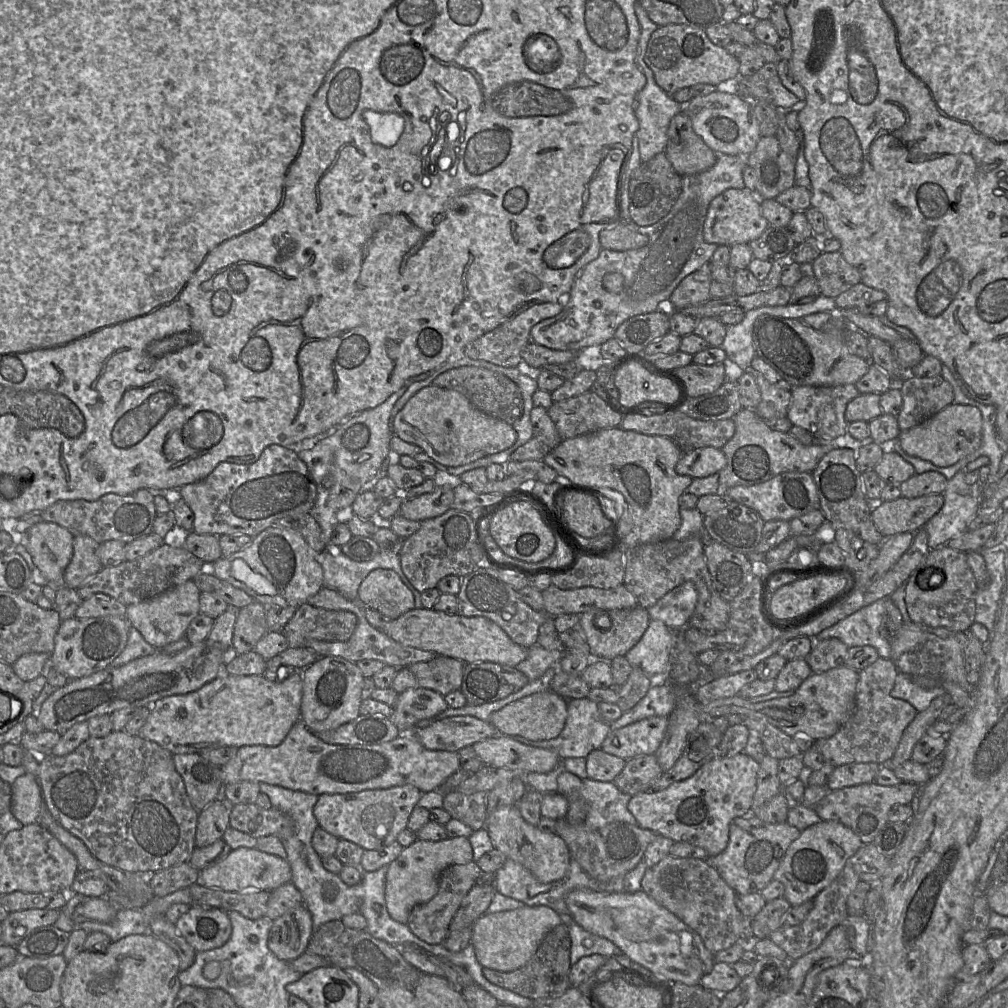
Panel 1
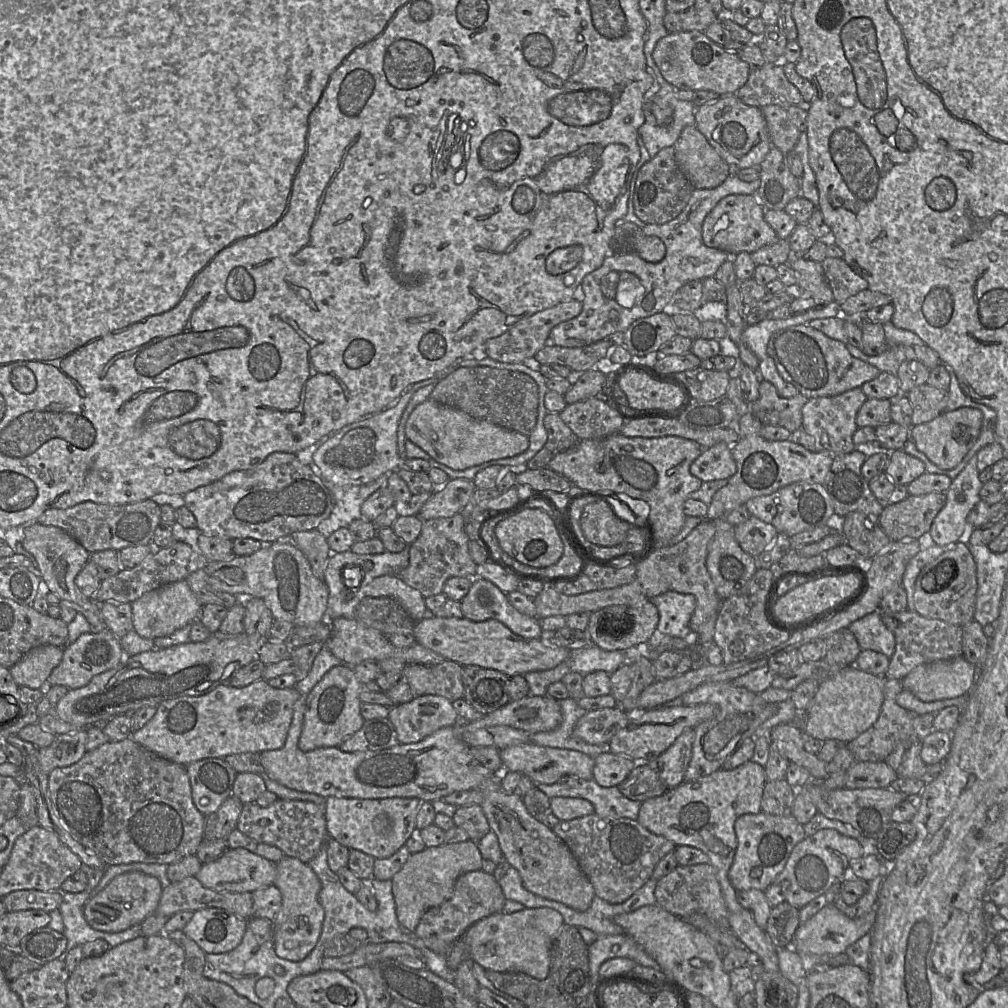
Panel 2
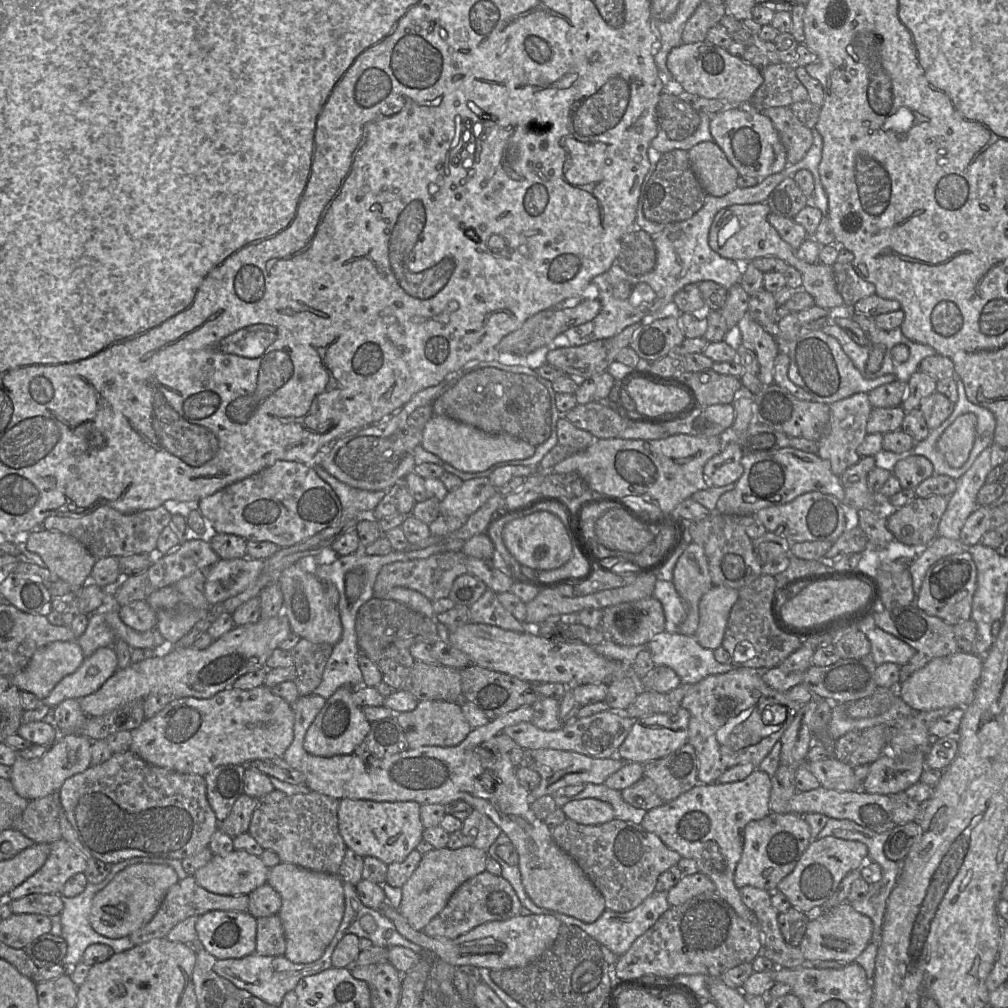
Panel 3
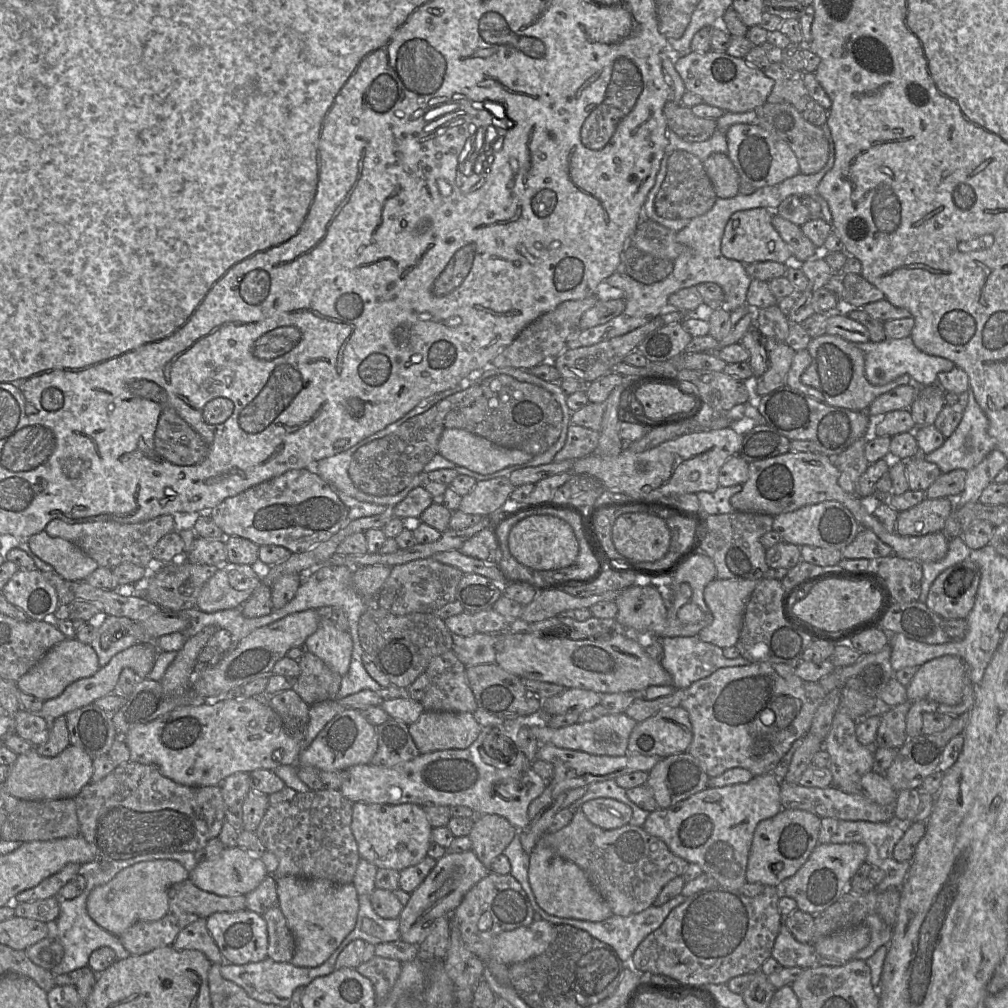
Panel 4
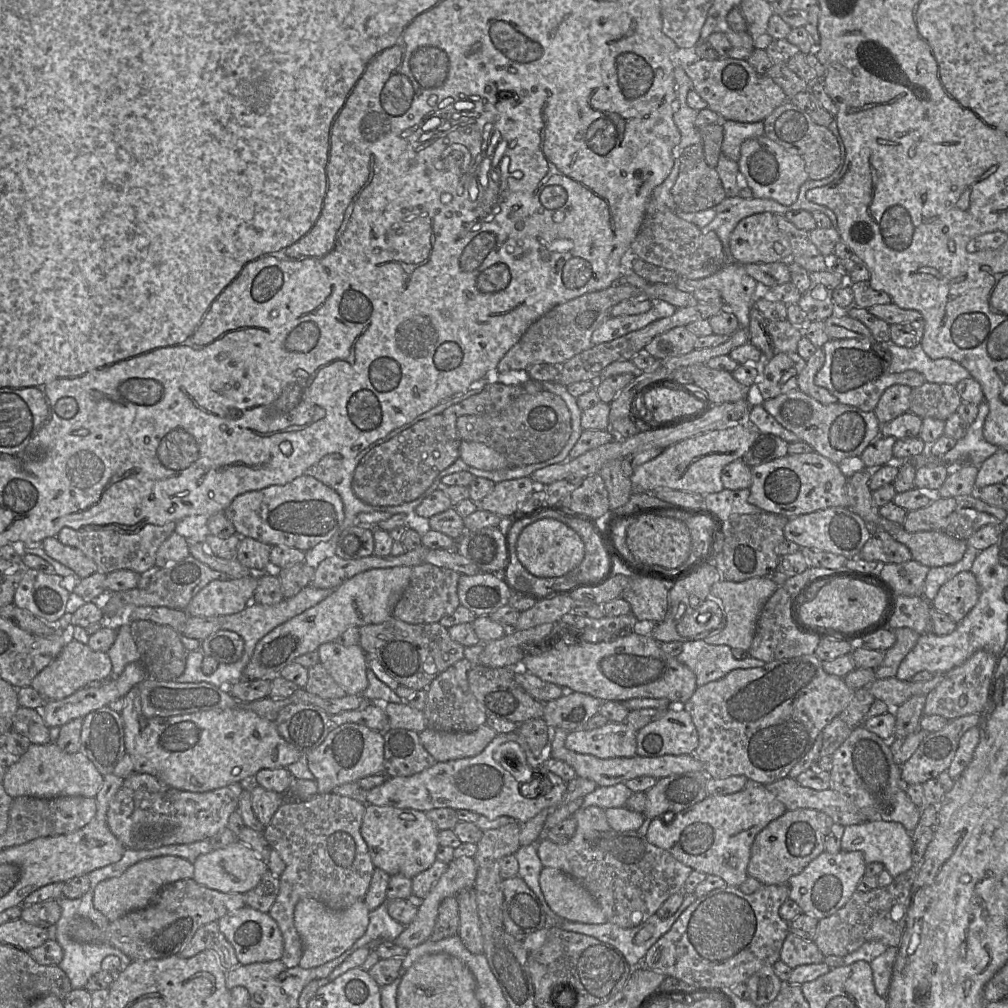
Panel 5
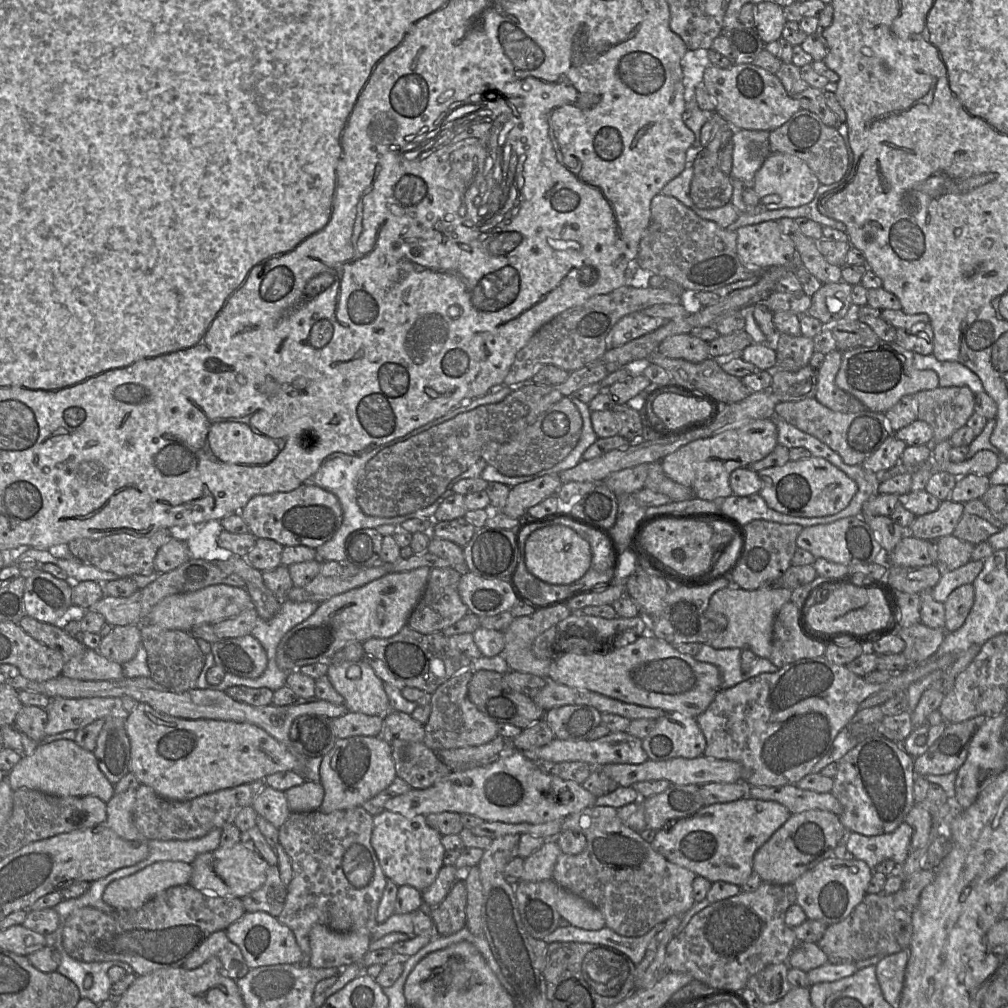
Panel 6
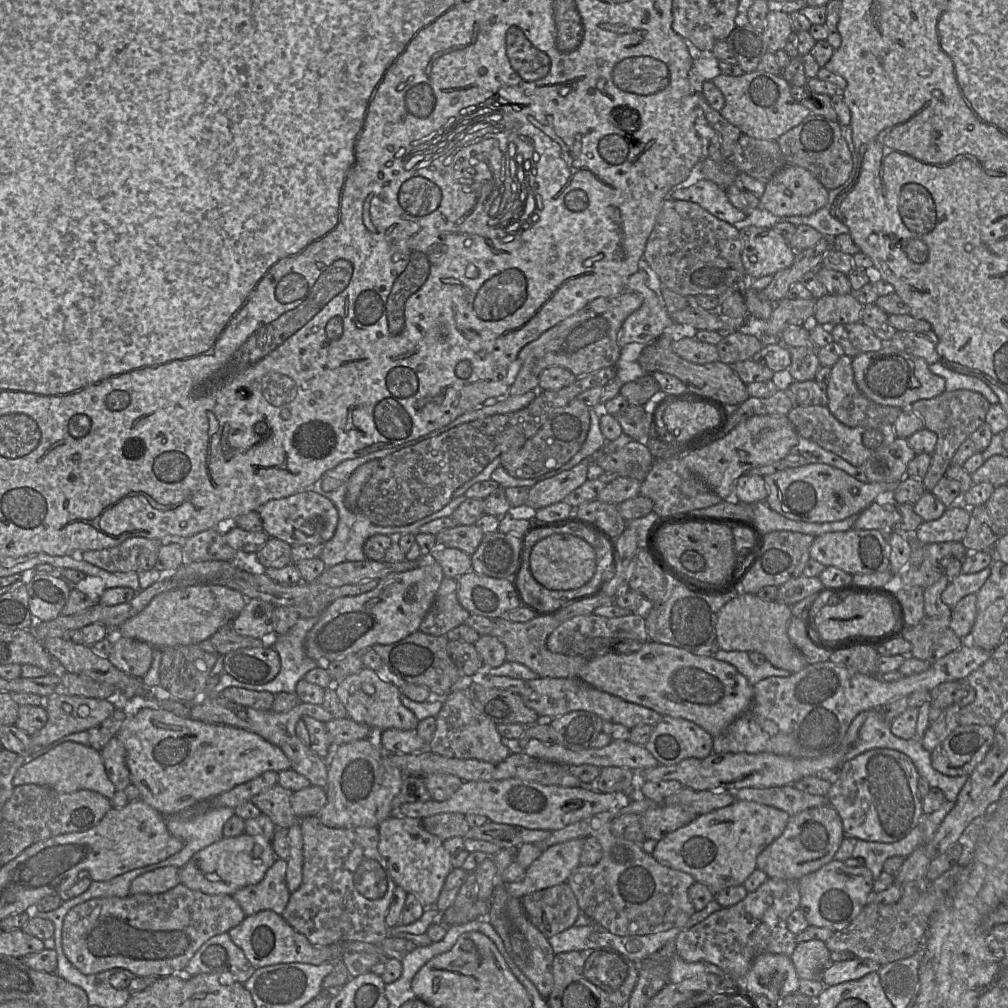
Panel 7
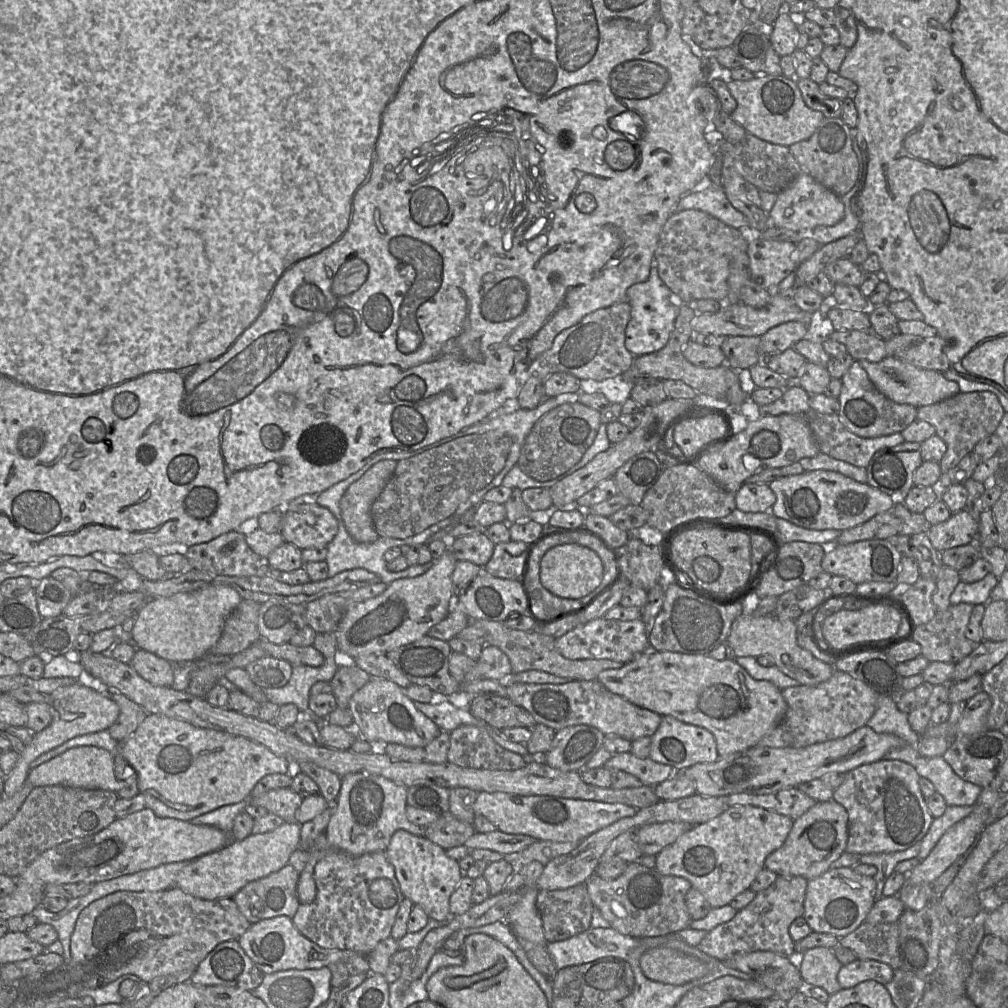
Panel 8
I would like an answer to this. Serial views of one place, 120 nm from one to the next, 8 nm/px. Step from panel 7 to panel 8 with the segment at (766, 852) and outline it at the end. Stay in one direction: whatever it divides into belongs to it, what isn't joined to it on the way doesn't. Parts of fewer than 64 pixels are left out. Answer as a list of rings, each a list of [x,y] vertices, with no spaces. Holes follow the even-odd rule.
[[[833,799],[817,802],[794,820],[784,844],[766,857],[764,866],[778,876],[802,876],[811,880],[831,869],[831,864],[845,851],[847,840],[848,814],[845,808]]]

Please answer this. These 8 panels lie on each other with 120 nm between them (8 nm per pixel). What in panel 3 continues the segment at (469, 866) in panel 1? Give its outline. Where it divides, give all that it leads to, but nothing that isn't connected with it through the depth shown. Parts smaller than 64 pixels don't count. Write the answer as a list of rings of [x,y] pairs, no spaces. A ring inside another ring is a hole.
[[[484,871],[461,884],[444,909],[422,932],[430,937],[454,939],[486,922],[503,921],[518,916],[522,908],[515,890],[505,878]]]

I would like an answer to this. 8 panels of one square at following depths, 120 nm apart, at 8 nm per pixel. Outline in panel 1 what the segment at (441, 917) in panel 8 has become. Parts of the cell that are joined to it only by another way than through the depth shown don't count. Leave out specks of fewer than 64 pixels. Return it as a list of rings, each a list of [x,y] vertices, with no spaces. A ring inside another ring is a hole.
[[[410,784],[346,794],[321,794],[313,813],[319,826],[330,834],[365,850],[376,850],[396,841],[398,834],[407,828],[410,814],[421,795],[422,792]]]

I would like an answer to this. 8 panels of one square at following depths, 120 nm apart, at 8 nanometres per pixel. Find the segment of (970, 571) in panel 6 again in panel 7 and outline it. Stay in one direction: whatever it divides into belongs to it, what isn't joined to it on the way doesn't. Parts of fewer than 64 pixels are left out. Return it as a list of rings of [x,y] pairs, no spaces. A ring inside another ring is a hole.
[[[986,567],[973,574],[960,573],[950,578],[948,586],[941,595],[941,600],[950,608],[954,607],[966,595],[976,594],[986,582],[990,573],[990,567]]]

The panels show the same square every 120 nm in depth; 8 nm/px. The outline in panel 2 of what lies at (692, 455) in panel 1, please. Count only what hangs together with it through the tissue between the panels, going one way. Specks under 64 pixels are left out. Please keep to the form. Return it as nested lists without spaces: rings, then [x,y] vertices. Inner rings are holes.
[[[718,443],[706,448],[690,465],[690,473],[703,482],[729,479],[737,471],[732,446]]]

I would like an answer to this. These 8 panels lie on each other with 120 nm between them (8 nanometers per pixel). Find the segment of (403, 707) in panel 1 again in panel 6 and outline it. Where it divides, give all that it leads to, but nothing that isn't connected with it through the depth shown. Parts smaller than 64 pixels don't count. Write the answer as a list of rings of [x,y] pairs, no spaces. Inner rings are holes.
[[[497,735],[490,742],[472,747],[437,751],[438,757],[447,765],[477,764],[484,766],[495,761],[505,748],[504,737]]]

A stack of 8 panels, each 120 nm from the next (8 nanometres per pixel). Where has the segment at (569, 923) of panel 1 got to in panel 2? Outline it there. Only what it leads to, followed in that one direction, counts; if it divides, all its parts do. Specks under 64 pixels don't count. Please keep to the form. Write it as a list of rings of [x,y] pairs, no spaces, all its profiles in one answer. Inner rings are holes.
[[[624,933],[621,935],[597,936],[596,940],[588,946],[588,955],[593,985],[597,980],[600,983],[605,979],[599,977],[599,968],[603,962],[612,958],[628,958],[642,966],[660,970],[658,963]]]

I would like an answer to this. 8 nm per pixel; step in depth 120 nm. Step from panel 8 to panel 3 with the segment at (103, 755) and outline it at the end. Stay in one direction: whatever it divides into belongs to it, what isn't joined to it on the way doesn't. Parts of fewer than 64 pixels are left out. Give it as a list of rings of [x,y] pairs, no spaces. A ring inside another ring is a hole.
[[[80,734],[60,735],[40,758],[17,757],[10,777],[14,790],[28,801],[58,793],[66,779],[88,769],[91,763],[92,740]]]

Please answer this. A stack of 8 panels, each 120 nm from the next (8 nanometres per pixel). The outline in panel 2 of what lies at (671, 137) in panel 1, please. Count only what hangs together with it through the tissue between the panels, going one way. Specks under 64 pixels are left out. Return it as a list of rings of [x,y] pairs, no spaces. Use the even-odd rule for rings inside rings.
[[[686,126],[673,146],[676,162],[695,189],[720,186],[736,170],[712,148],[696,126]]]

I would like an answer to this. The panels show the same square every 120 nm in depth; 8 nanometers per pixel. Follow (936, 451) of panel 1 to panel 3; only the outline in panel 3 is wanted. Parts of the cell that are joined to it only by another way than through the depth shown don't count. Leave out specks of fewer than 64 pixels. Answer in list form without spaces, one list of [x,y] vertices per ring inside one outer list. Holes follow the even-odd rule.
[[[968,412],[958,416],[942,433],[937,448],[946,462],[960,468],[967,461],[977,432],[977,417]]]

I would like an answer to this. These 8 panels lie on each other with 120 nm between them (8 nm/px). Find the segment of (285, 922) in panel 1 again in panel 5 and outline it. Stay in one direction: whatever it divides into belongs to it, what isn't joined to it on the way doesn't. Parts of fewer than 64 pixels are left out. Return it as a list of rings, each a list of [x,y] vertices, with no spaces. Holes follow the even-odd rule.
[[[301,899],[294,910],[294,925],[303,949],[298,966],[304,969],[321,966],[351,948],[368,927],[369,911],[363,900],[343,910],[332,910],[315,899]]]

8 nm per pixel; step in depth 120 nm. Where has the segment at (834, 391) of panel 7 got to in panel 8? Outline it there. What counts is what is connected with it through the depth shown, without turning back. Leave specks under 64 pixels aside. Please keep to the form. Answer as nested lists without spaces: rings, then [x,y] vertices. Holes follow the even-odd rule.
[[[854,361],[841,378],[842,388],[838,397],[838,417],[852,433],[863,438],[875,438],[901,433],[917,417],[917,408],[909,404],[899,404],[880,393],[862,369],[859,361]]]

